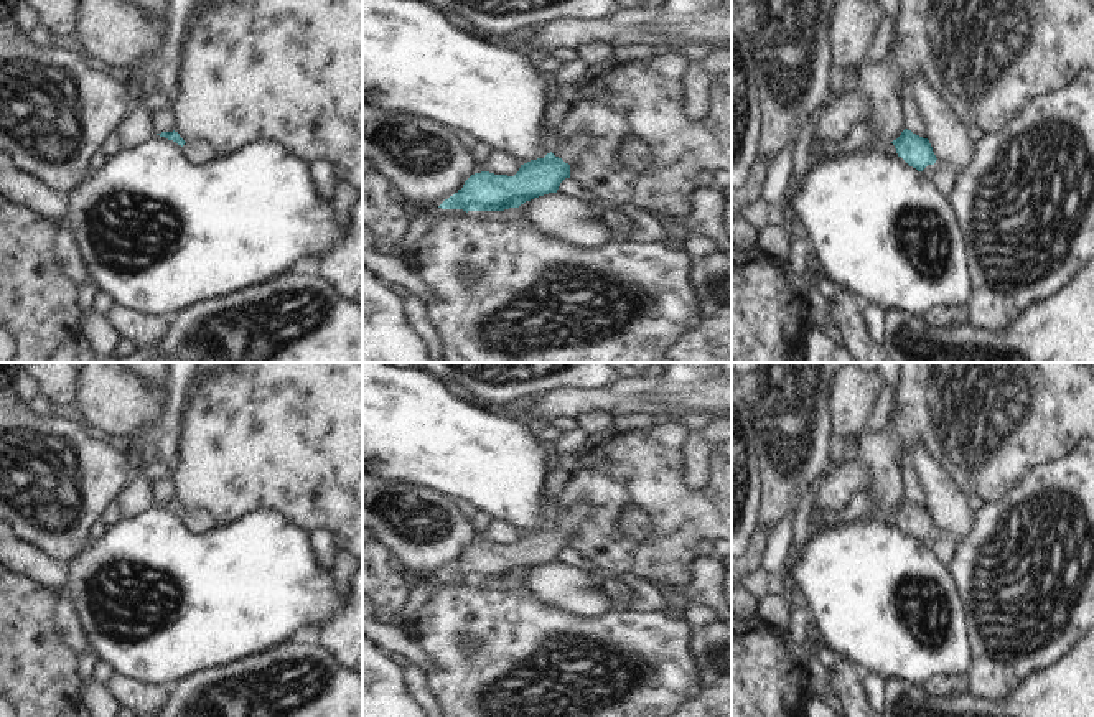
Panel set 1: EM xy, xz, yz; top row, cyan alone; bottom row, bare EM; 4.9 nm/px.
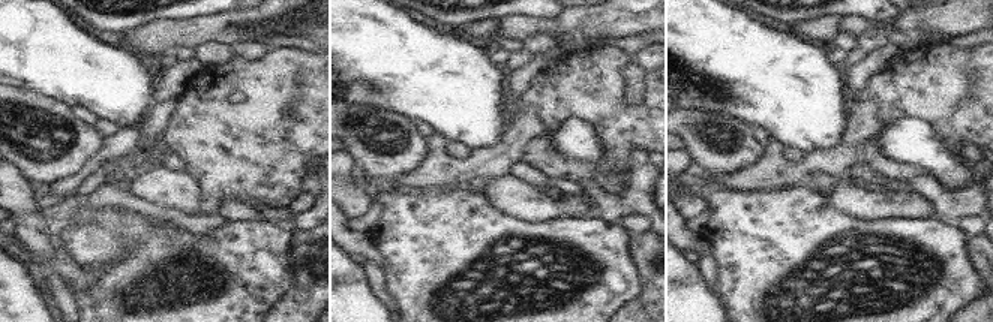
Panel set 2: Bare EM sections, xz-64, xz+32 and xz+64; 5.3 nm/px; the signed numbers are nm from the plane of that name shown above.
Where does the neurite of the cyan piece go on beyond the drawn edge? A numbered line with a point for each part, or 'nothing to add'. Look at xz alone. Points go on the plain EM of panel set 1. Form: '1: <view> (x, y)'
1: xz (570, 518)
2: xz (481, 521)

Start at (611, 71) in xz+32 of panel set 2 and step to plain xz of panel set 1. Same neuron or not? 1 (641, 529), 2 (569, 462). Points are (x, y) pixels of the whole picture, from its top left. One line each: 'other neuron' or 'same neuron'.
1: other neuron
2: other neuron

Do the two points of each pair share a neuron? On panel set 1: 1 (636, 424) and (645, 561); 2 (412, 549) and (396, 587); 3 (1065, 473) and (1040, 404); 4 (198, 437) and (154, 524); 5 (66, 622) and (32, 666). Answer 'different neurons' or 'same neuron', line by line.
1: different neurons
2: different neurons
3: different neurons
4: different neurons
5: different neurons

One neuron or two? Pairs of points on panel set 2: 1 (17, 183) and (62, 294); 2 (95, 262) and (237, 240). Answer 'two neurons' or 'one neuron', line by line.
1: one neuron
2: two neurons

